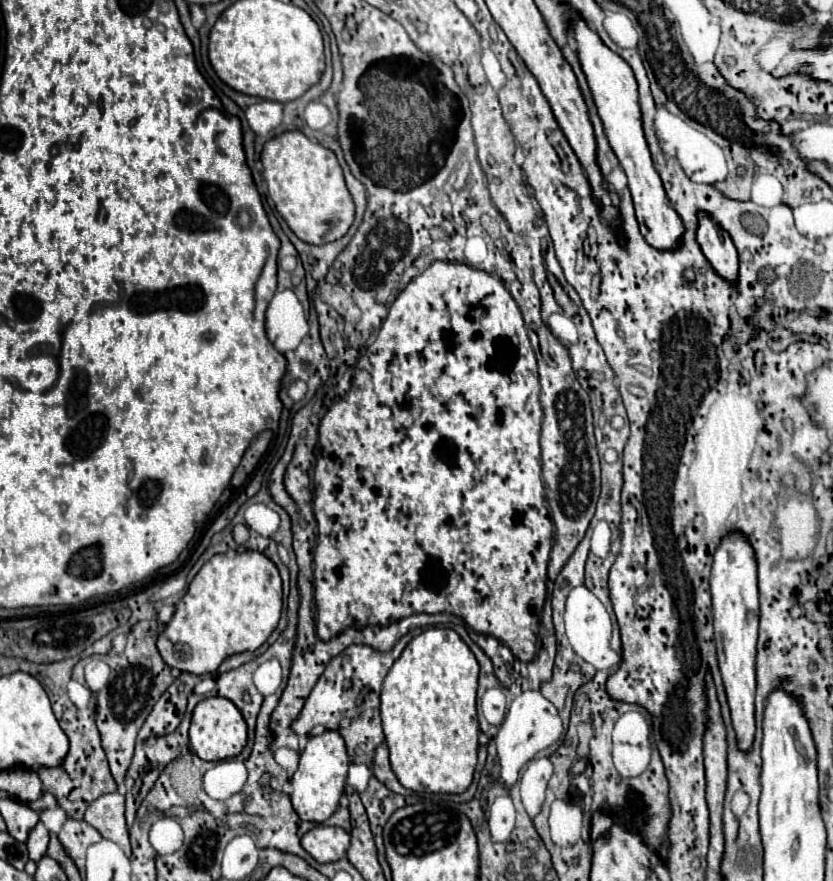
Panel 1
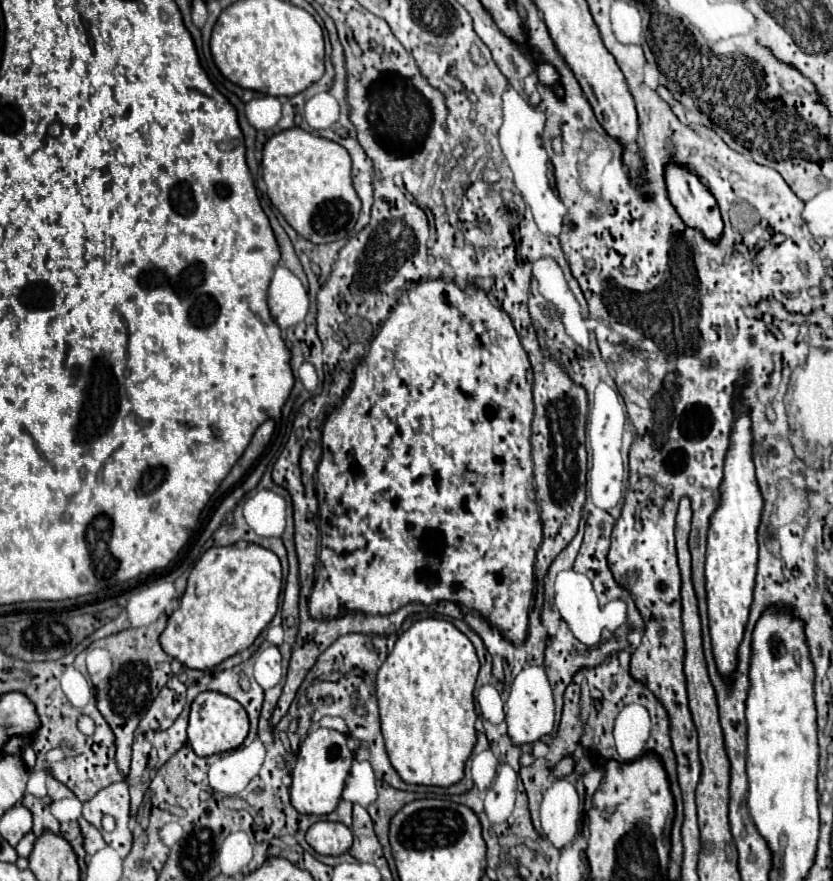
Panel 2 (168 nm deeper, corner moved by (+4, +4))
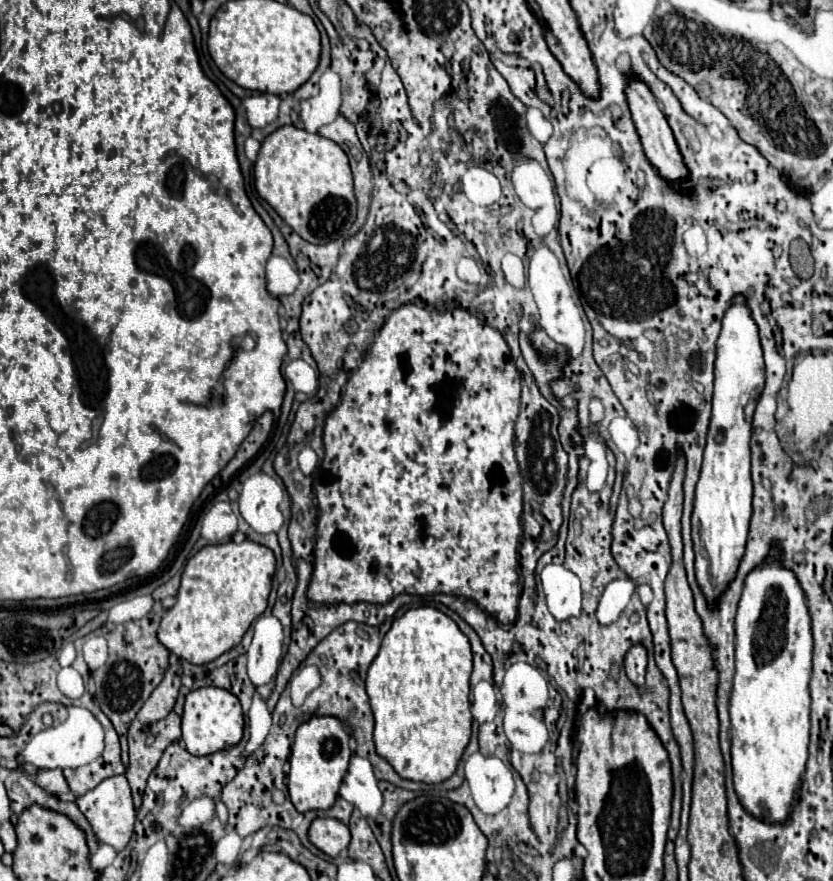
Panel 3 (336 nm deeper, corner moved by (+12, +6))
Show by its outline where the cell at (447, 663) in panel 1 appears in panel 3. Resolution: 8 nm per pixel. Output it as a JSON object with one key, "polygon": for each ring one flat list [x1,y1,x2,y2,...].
{"polygon":[[436,607,408,609,392,623,388,633,384,635,382,647,368,669,366,691,376,719,376,751,396,769,402,779,442,783,456,771,472,733,470,673,472,651,468,637,448,615,444,615]]}

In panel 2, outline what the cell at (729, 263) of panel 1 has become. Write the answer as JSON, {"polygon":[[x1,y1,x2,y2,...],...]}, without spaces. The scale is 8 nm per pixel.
{"polygon":[[668,165,666,187,682,221,692,229,698,229,708,241,716,243,722,237,724,223,712,193,704,189,700,179,680,165]]}

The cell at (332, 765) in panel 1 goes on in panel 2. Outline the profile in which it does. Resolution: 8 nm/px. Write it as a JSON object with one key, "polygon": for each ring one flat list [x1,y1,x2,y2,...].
{"polygon":[[326,727,312,729,298,749,296,765,292,771,290,801,294,809,298,813,308,813,308,815,332,813,340,801,344,779,348,777,348,771,350,771,350,763,352,763,352,751,348,749,344,733,326,729]]}

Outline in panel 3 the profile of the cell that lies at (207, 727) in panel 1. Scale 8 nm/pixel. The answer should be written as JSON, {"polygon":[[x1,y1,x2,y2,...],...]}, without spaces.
{"polygon":[[202,687,186,695,182,713,182,739,192,755,212,755,216,751,240,743,244,731,244,715,240,701,234,693,220,687]]}

